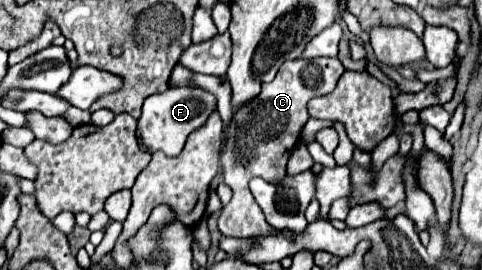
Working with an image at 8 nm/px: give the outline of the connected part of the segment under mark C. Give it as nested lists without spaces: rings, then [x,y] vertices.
[[[339,58],[289,60],[279,68],[273,82],[261,86],[261,94],[253,102],[233,114],[233,120],[227,128],[227,142],[221,152],[223,180],[233,192],[231,202],[221,208],[217,220],[219,232],[223,236],[251,238],[255,234],[267,234],[267,230],[273,230],[271,226],[267,226],[263,212],[259,212],[259,206],[249,192],[249,180],[261,176],[263,180],[277,182],[277,178],[283,178],[287,174],[287,158],[291,156],[291,150],[299,142],[299,134],[309,120],[307,102],[315,96],[329,94],[337,86],[337,80],[343,72],[345,68]]]

